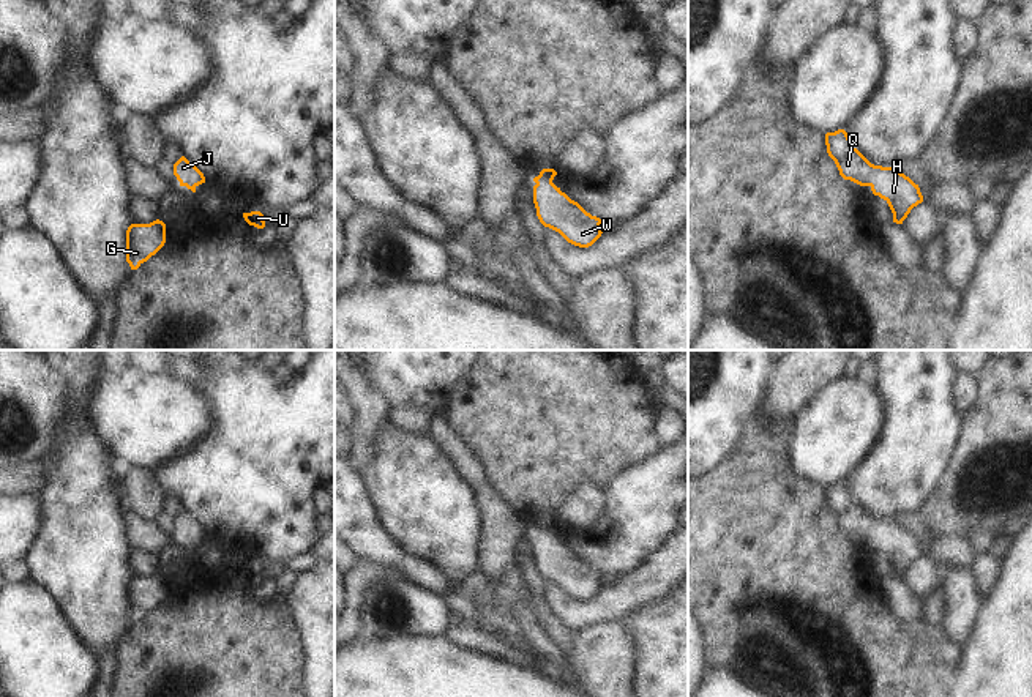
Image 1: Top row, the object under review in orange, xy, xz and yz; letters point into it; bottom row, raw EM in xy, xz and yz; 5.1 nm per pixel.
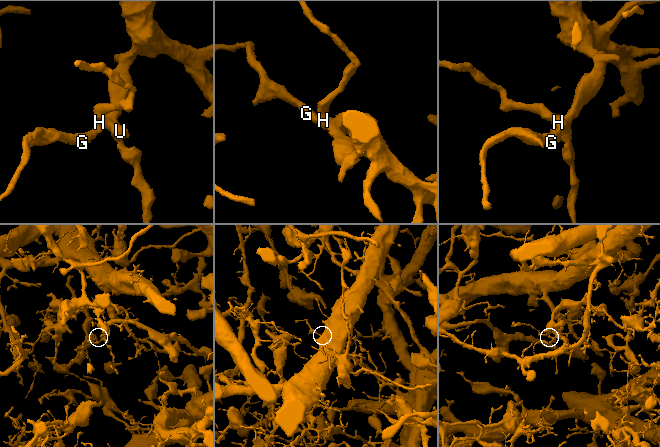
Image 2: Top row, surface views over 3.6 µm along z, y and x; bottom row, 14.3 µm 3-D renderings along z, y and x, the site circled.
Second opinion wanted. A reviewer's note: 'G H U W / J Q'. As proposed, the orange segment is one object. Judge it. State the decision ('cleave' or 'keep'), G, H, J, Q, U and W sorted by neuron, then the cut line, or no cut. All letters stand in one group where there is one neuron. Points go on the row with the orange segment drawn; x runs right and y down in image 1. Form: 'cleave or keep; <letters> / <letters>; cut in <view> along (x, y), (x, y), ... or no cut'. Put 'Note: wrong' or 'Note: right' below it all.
keep; G H J Q U W; no cut
Note: wrong

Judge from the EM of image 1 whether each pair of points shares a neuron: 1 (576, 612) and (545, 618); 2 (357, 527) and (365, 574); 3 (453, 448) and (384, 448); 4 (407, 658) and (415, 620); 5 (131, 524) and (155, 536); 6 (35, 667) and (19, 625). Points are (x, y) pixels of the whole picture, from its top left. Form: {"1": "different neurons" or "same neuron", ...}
{"1": "different neurons", "2": "different neurons", "3": "different neurons", "4": "different neurons", "5": "same neuron", "6": "same neuron"}

